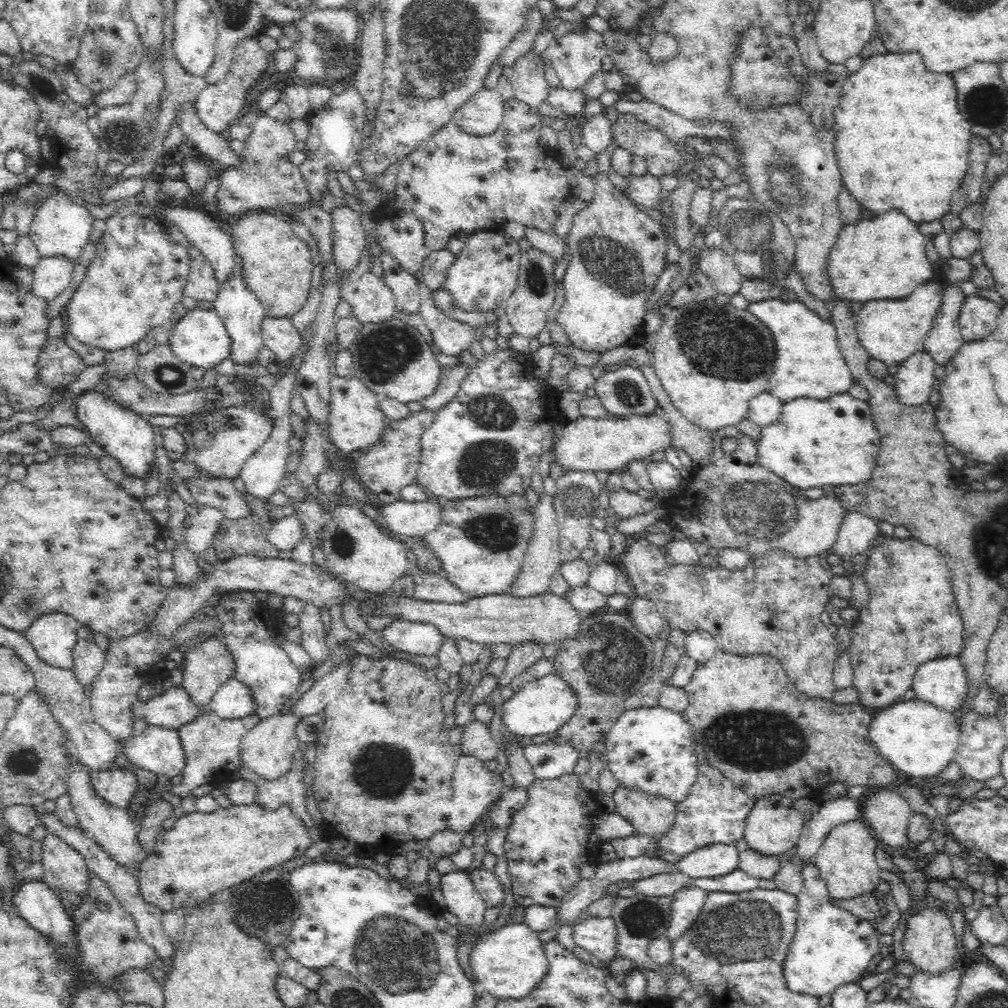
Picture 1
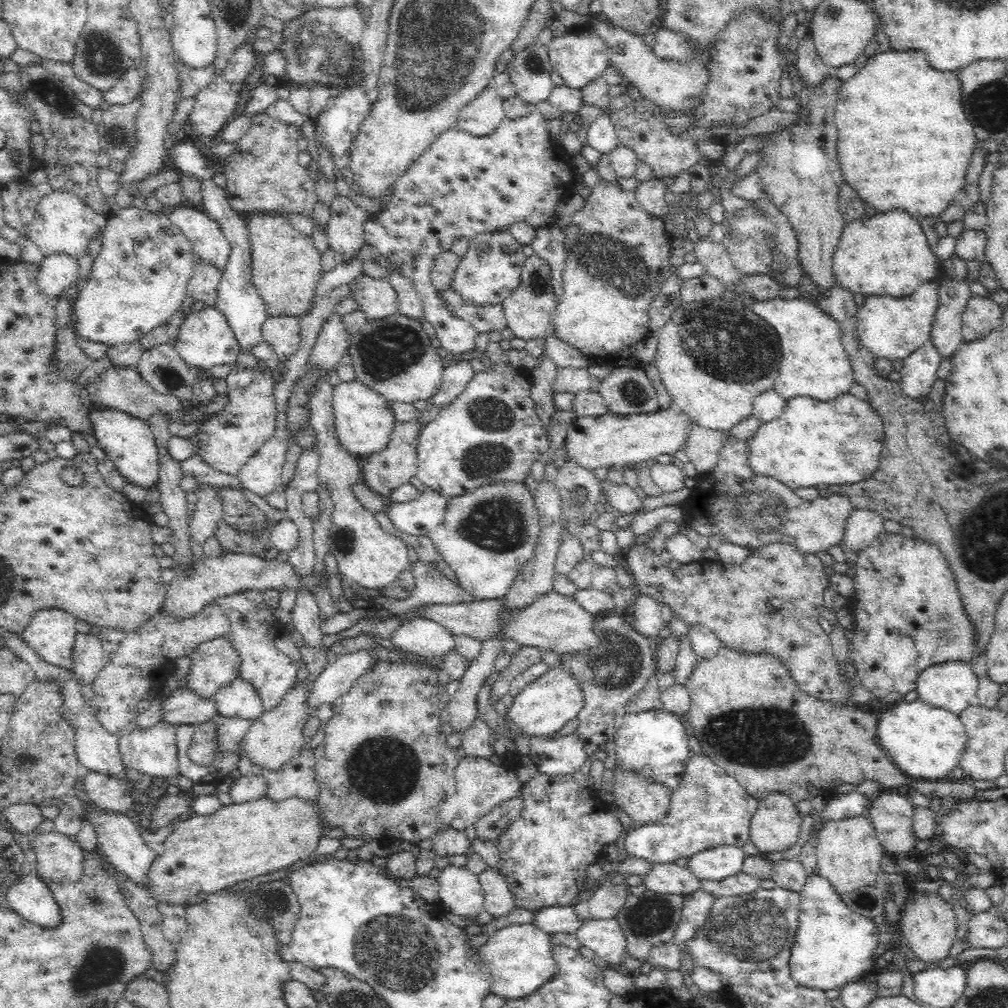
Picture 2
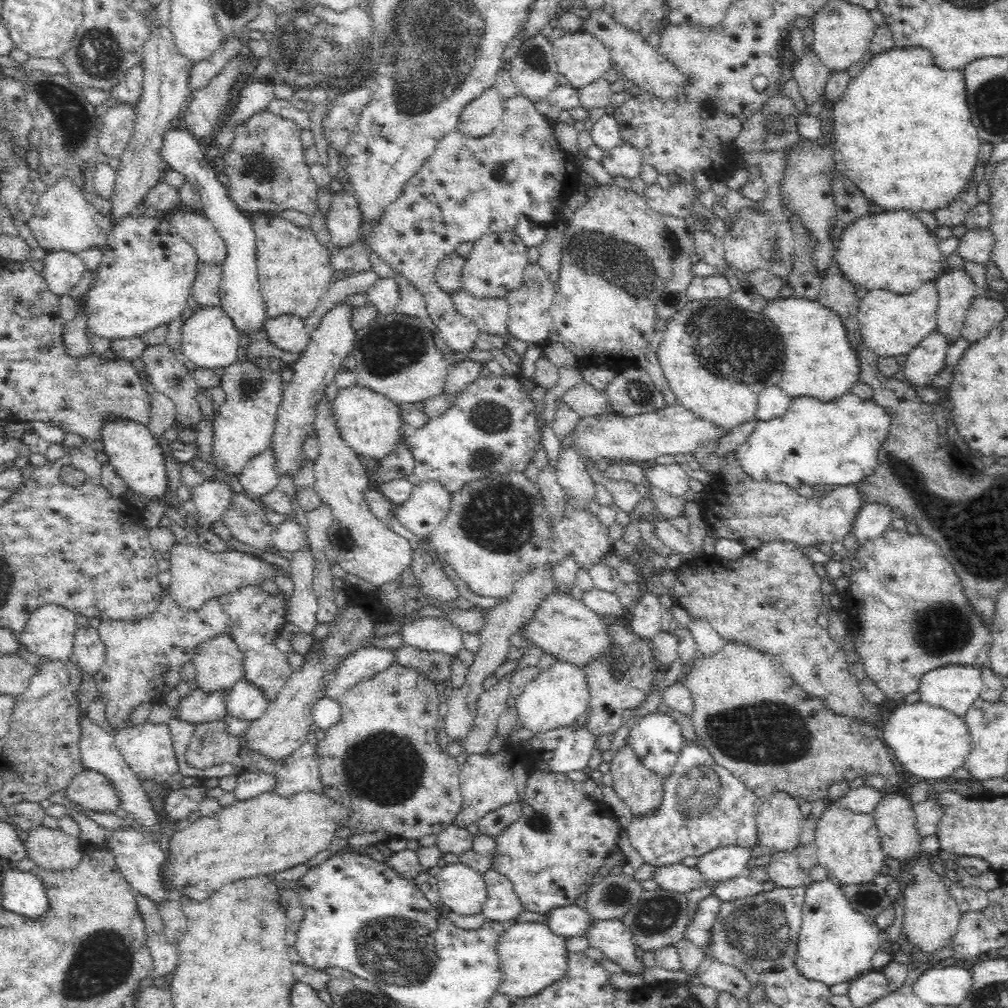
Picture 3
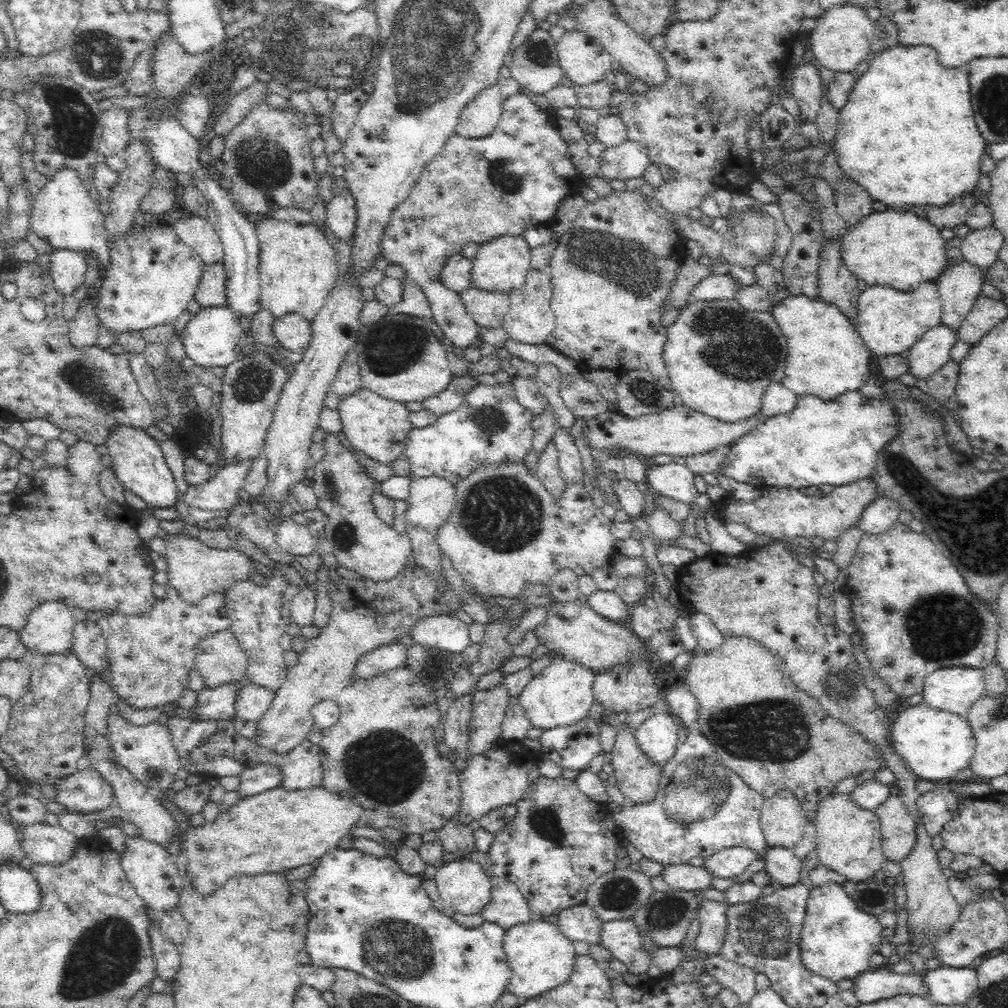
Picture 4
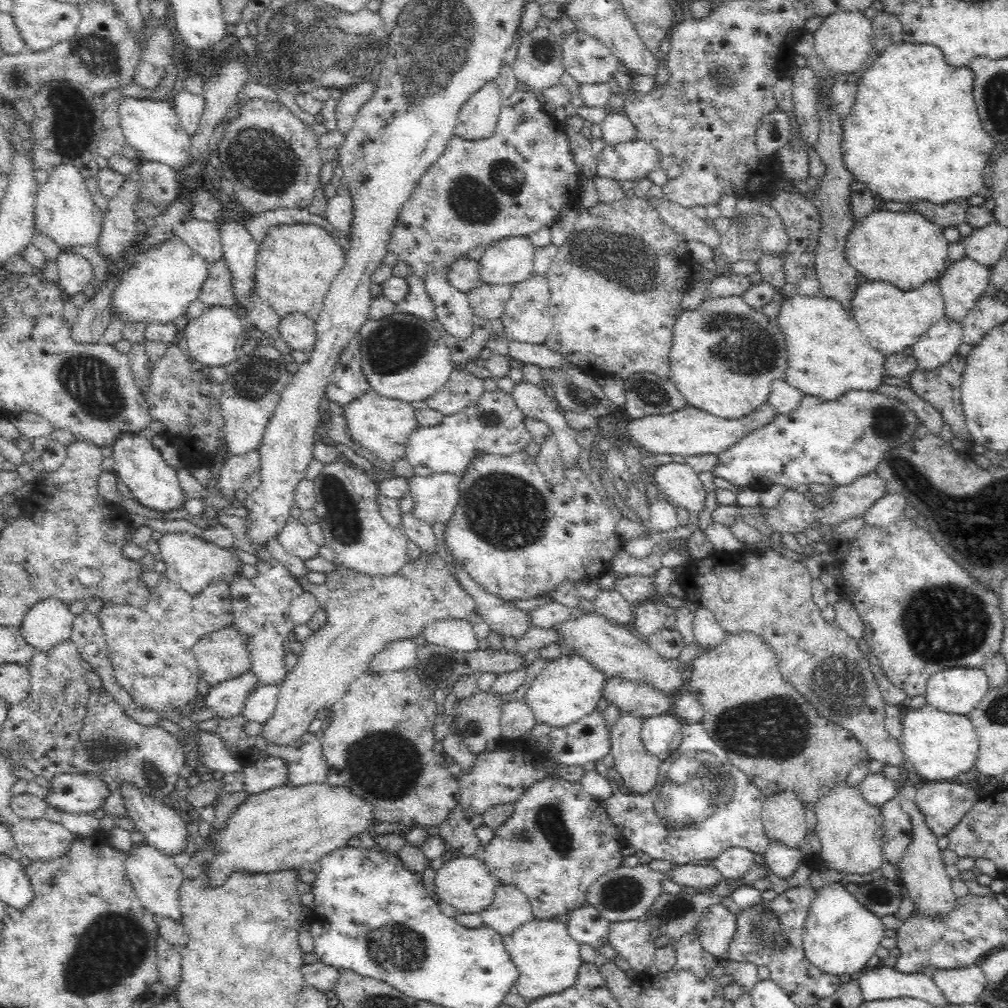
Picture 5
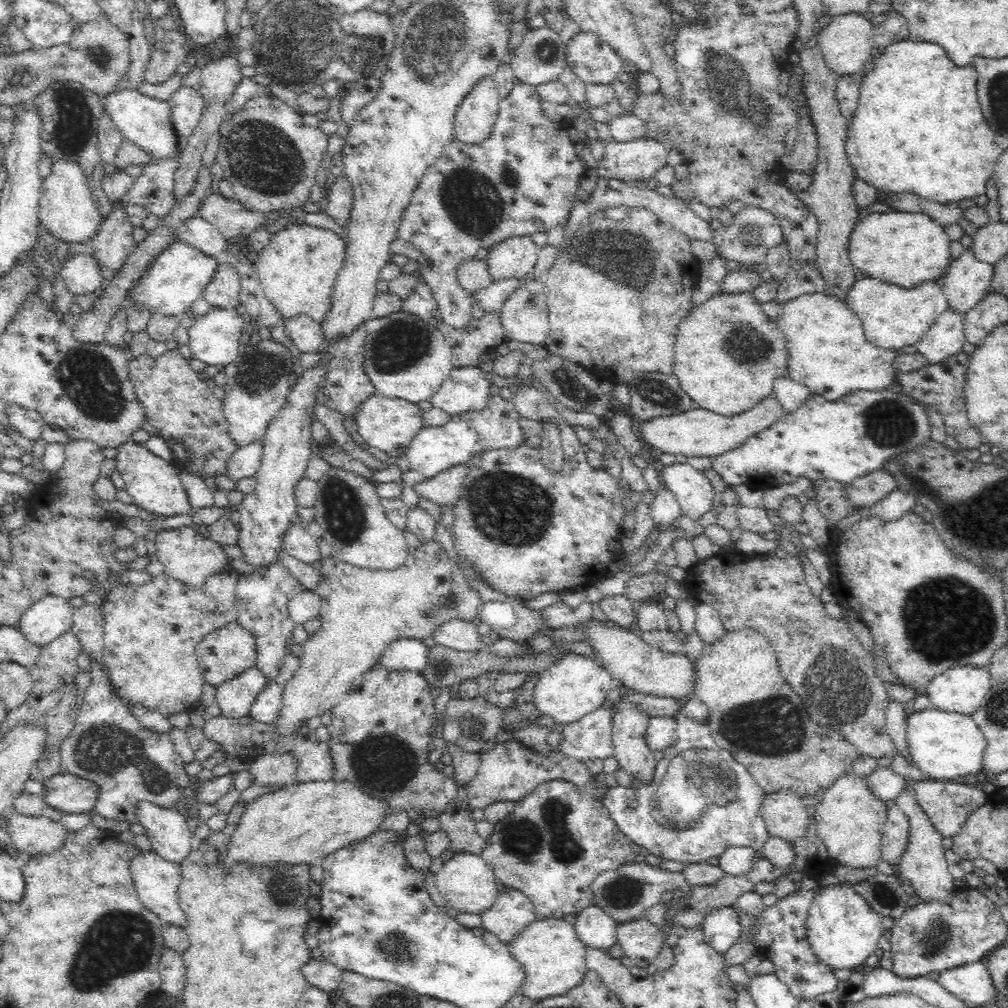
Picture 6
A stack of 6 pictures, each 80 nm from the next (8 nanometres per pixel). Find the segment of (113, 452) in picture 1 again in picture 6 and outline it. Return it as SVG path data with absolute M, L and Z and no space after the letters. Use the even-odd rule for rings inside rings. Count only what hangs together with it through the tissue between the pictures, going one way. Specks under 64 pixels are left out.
M128 440L118 448L115 456L115 466L124 480L125 491L132 496L132 504L142 508L144 512L156 514L156 516L188 516L192 505L190 504L185 486L182 485L177 468L154 455L143 445L134 445Z

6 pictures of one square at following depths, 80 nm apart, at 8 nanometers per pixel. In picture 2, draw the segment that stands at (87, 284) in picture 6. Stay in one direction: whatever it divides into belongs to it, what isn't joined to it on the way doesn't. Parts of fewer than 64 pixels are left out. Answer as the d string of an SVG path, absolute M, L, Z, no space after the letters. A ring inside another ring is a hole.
M66 253L46 254L39 264L38 285L47 296L59 297L64 294L78 276L77 257Z

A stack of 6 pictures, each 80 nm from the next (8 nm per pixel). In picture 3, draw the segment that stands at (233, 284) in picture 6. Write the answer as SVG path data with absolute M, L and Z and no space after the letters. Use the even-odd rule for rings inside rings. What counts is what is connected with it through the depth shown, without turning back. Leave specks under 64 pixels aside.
M198 262L198 276L192 284L191 297L196 300L199 306L221 306L222 274L222 265Z

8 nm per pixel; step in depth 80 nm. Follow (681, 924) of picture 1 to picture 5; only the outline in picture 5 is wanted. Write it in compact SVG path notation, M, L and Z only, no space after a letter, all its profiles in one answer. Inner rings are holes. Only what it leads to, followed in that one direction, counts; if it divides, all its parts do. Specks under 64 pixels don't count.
M722 904L710 906L704 911L705 914L699 923L701 929L699 939L702 947L716 955L719 960L725 960L737 931L737 915L732 914Z

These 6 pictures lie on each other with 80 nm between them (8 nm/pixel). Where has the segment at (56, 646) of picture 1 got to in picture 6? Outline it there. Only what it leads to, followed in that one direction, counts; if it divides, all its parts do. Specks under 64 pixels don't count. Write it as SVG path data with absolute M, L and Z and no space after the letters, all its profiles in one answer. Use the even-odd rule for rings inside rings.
M54 595L38 599L23 612L17 629L38 646L52 642L72 626L74 608L68 601Z

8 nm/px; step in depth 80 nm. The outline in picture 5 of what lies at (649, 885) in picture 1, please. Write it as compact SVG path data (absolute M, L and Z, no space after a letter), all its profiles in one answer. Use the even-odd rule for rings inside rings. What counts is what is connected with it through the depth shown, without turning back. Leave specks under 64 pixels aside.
M688 863L684 865L674 865L669 871L672 873L672 881L679 886L686 886L695 889L707 889L716 886L723 879L722 873L714 865L698 865Z

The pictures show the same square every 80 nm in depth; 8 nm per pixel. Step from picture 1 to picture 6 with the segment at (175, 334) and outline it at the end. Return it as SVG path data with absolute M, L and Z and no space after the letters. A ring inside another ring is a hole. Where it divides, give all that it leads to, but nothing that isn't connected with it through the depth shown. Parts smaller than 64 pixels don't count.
M210 309L204 316L198 317L189 329L189 346L193 357L206 365L225 368L236 360L243 348L240 342L245 339L242 330L247 321L248 318L238 309Z

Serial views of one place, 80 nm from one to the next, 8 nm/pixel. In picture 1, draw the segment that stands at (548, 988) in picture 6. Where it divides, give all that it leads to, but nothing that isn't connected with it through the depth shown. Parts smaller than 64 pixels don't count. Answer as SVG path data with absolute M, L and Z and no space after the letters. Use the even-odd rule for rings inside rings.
M525 923L503 926L498 930L488 930L488 934L478 937L472 946L469 962L480 988L497 999L520 1000L528 996L548 972L548 958L544 954L544 943L536 931Z

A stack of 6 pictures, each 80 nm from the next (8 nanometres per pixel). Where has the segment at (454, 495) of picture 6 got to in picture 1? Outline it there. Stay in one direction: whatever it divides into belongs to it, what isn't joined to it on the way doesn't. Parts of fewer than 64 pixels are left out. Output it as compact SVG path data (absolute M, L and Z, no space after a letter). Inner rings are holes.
M428 497L422 502L406 502L398 498L379 508L388 530L394 534L423 537L442 522L443 505Z

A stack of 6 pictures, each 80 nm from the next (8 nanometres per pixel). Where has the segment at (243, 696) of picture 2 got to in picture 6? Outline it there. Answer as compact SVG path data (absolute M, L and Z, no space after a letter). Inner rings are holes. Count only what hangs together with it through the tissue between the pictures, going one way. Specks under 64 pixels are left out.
M272 680L268 686L262 688L260 696L254 700L248 716L264 724L274 724L282 710L283 694L284 686Z

